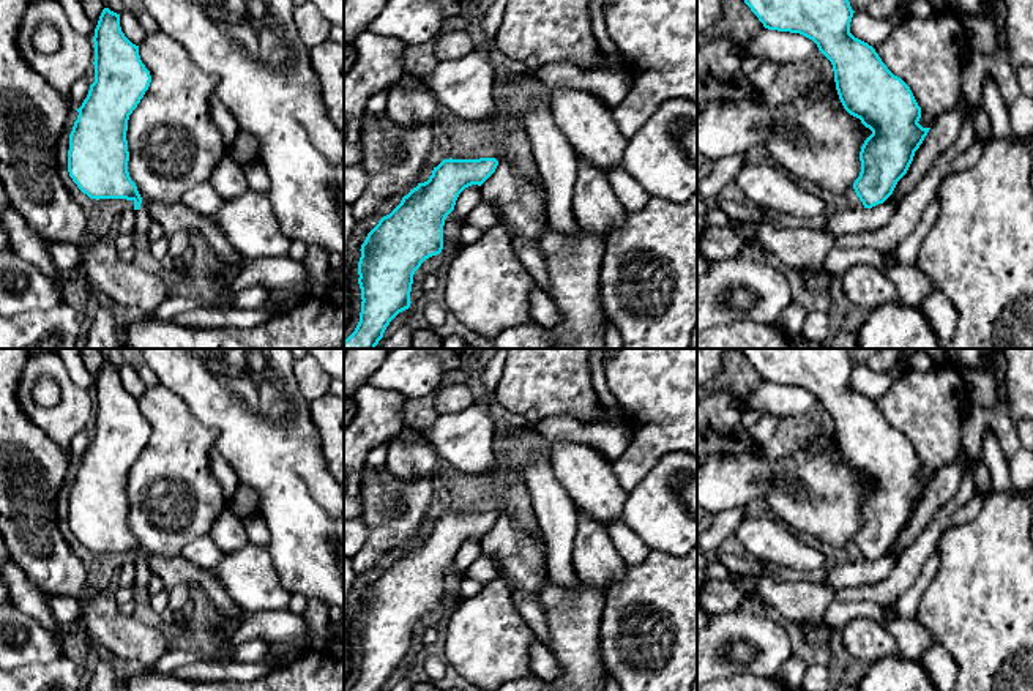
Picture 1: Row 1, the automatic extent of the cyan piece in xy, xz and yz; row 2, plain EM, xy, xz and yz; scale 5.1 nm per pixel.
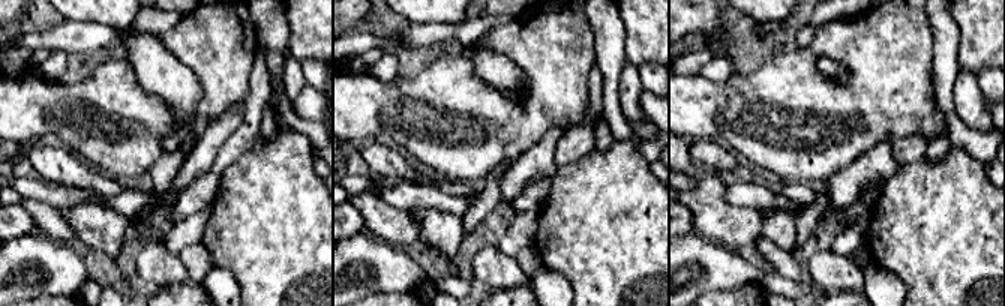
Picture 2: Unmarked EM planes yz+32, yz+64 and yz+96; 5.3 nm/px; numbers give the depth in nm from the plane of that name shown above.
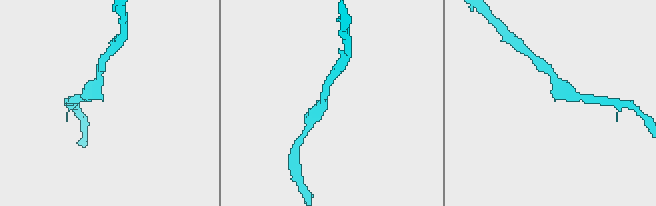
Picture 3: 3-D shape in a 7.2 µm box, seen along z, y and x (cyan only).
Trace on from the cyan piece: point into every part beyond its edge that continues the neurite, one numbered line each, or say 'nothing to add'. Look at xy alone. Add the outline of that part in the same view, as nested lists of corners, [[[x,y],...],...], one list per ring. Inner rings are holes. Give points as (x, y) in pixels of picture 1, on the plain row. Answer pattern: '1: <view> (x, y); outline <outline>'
1: xy (142, 570); outline [[[142,554],[140,562],[136,563],[136,585],[140,588],[147,588],[151,576],[153,574],[150,571],[147,555]]]

